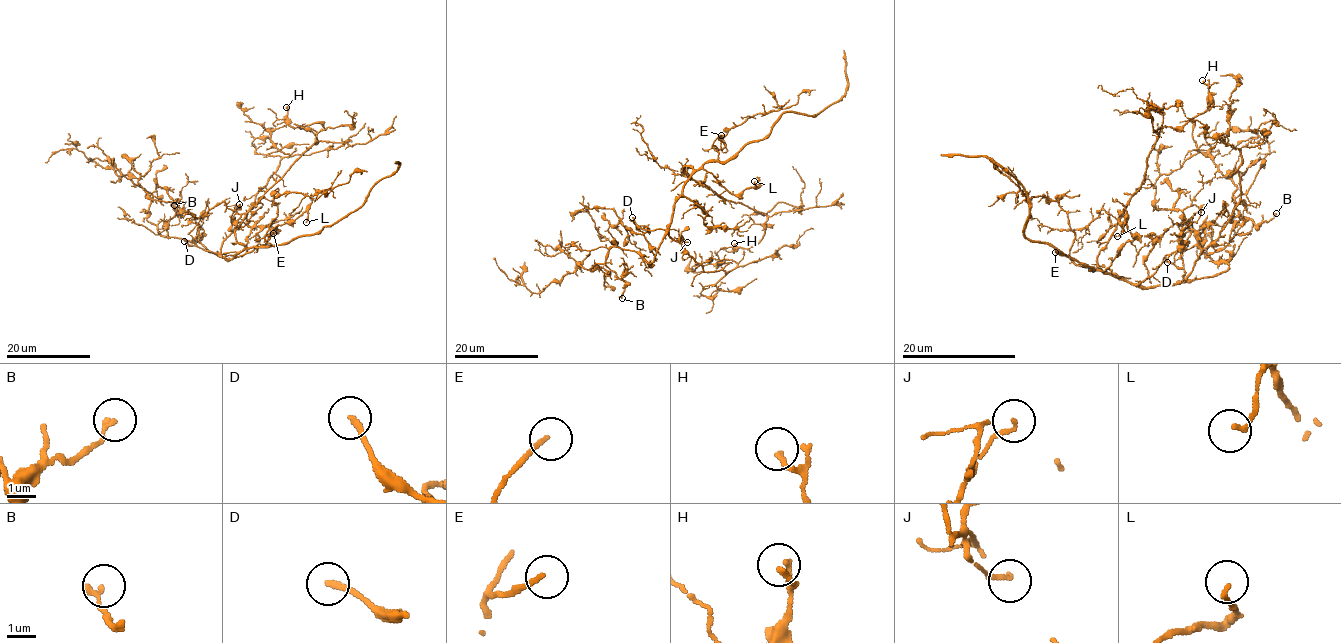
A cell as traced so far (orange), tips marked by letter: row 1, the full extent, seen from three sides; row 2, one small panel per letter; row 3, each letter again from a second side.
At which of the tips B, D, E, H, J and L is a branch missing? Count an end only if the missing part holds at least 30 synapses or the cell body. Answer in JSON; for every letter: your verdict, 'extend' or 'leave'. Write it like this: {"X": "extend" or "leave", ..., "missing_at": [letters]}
{"B": "leave", "D": "extend", "E": "extend", "H": "leave", "J": "leave", "L": "leave", "missing_at": ["D", "E"]}

